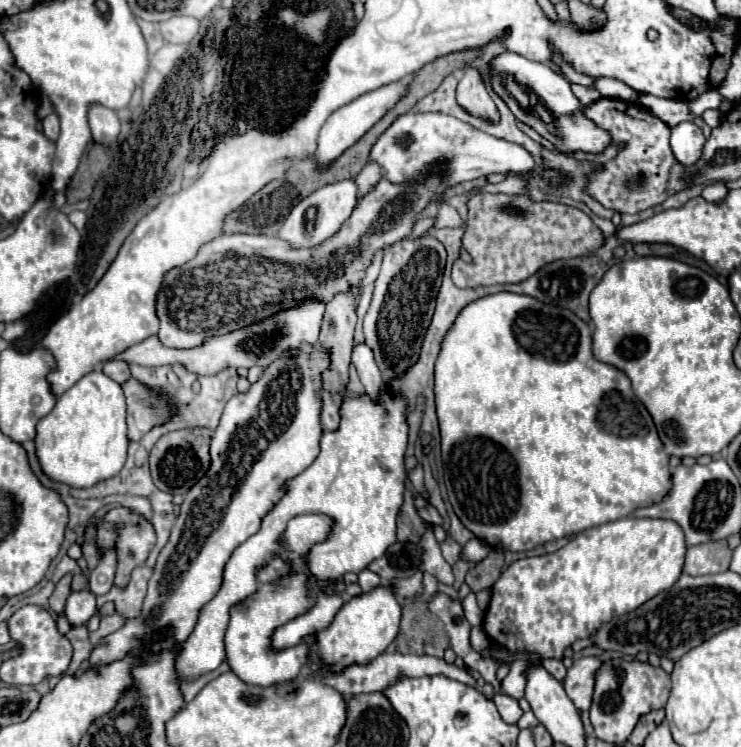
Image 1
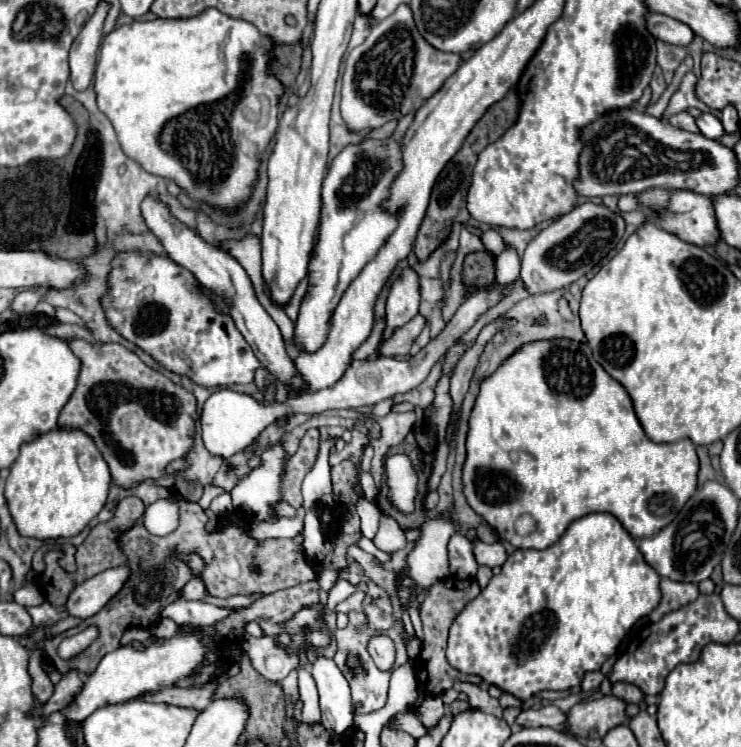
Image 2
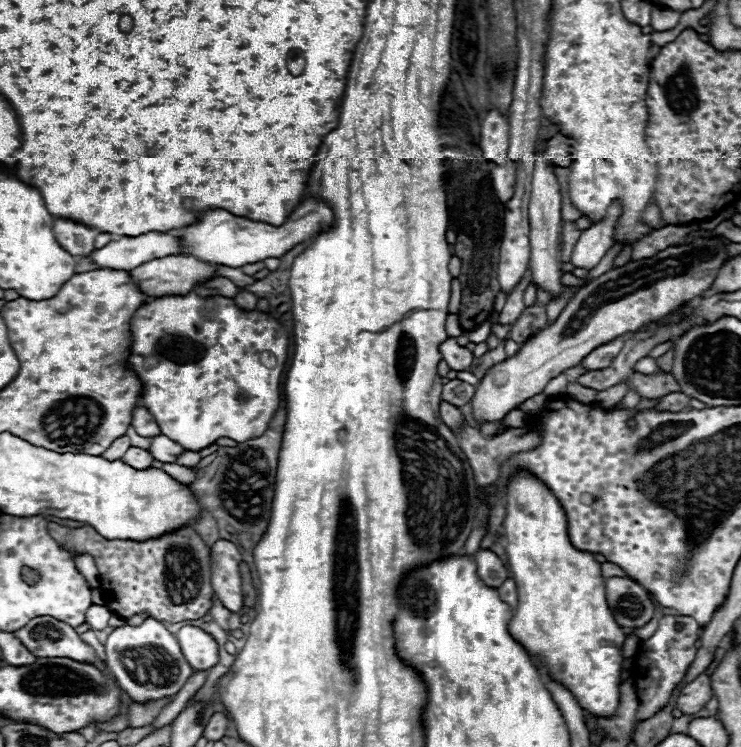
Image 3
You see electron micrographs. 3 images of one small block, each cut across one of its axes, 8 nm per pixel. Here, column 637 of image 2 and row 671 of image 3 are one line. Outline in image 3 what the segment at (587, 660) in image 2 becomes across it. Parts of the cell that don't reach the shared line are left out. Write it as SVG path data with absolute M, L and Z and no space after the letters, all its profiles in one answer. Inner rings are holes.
M520 472L516 474L508 488L506 488L506 518L504 518L504 548L506 548L506 554L508 554L508 568L512 572L512 578L518 586L518 606L514 610L514 616L508 624L508 632L510 636L522 644L528 654L538 662L538 666L550 676L550 678L556 678L556 682L564 682L564 686L568 686L568 690L572 690L572 694L576 694L576 700L580 702L580 706L592 714L592 716L614 716L618 704L620 704L620 672L622 672L622 662L624 662L624 656L622 656L622 646L624 646L624 640L626 640L626 634L624 634L624 628L612 618L612 610L608 610L608 600L604 598L604 578L602 578L602 568L600 568L600 562L594 560L592 554L588 552L580 552L572 546L570 538L568 538L568 520L566 520L566 514L560 506L560 502L554 498L554 494L540 482L536 480L532 474L526 474L526 472Z

